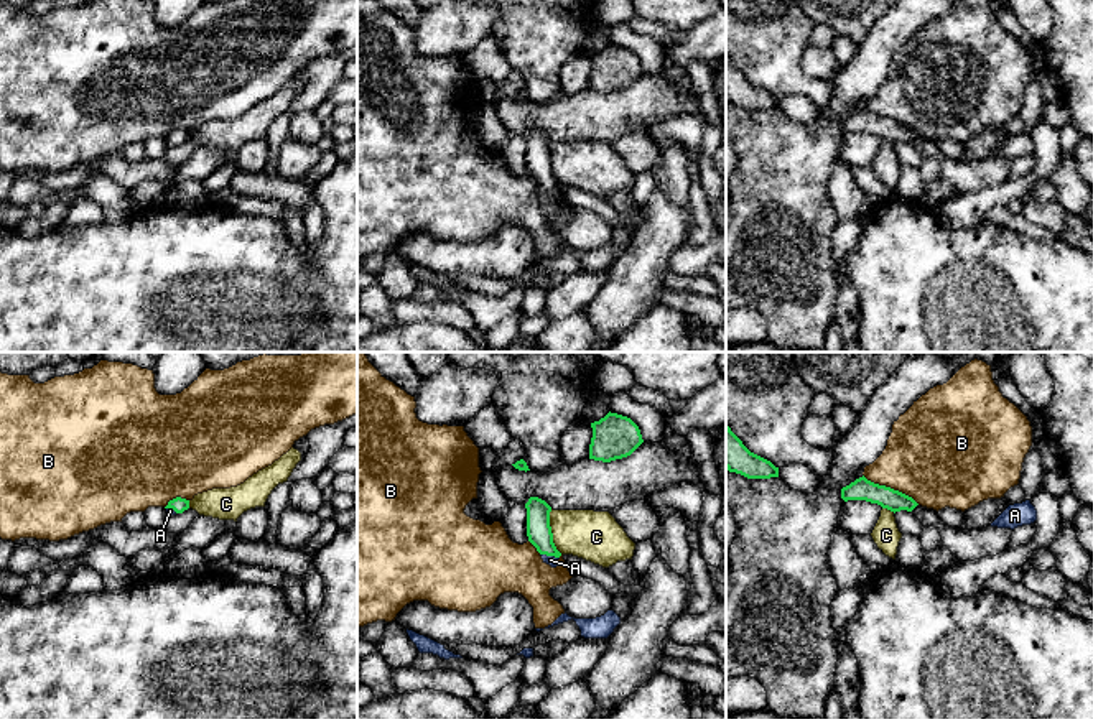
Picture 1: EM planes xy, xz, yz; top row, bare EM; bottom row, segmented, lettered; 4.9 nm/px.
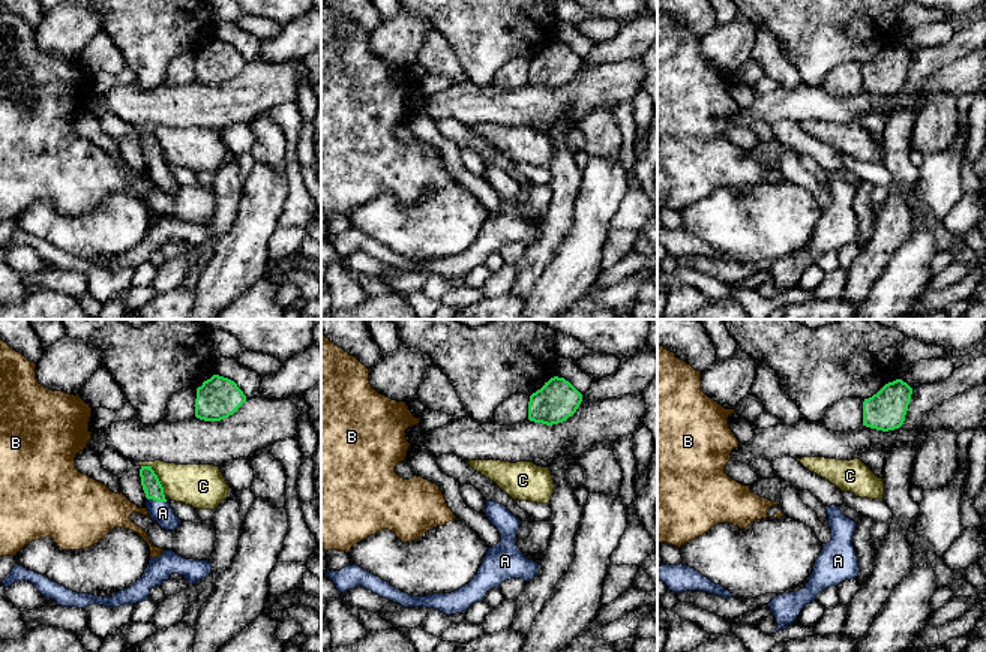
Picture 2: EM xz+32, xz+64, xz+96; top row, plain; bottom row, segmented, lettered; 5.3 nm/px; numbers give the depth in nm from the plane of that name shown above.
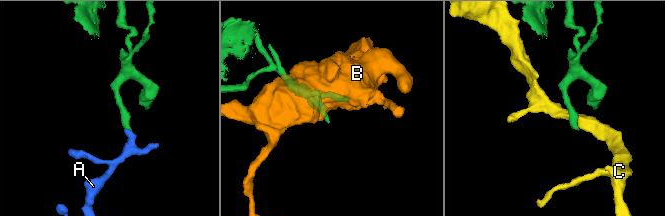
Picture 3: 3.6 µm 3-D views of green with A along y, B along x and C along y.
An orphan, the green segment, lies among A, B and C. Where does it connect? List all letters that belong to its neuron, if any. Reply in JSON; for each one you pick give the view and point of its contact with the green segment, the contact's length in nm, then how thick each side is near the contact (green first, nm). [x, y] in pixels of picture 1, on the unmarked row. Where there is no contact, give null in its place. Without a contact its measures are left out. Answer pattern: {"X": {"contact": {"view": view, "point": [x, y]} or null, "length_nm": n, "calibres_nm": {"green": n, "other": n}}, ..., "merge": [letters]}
{"A": {"contact": {"view": "xz", "point": [550, 186]}, "length_nm": 100, "calibres_nm": {"green": 120, "other": 50}}, "merge": ["A"]}

